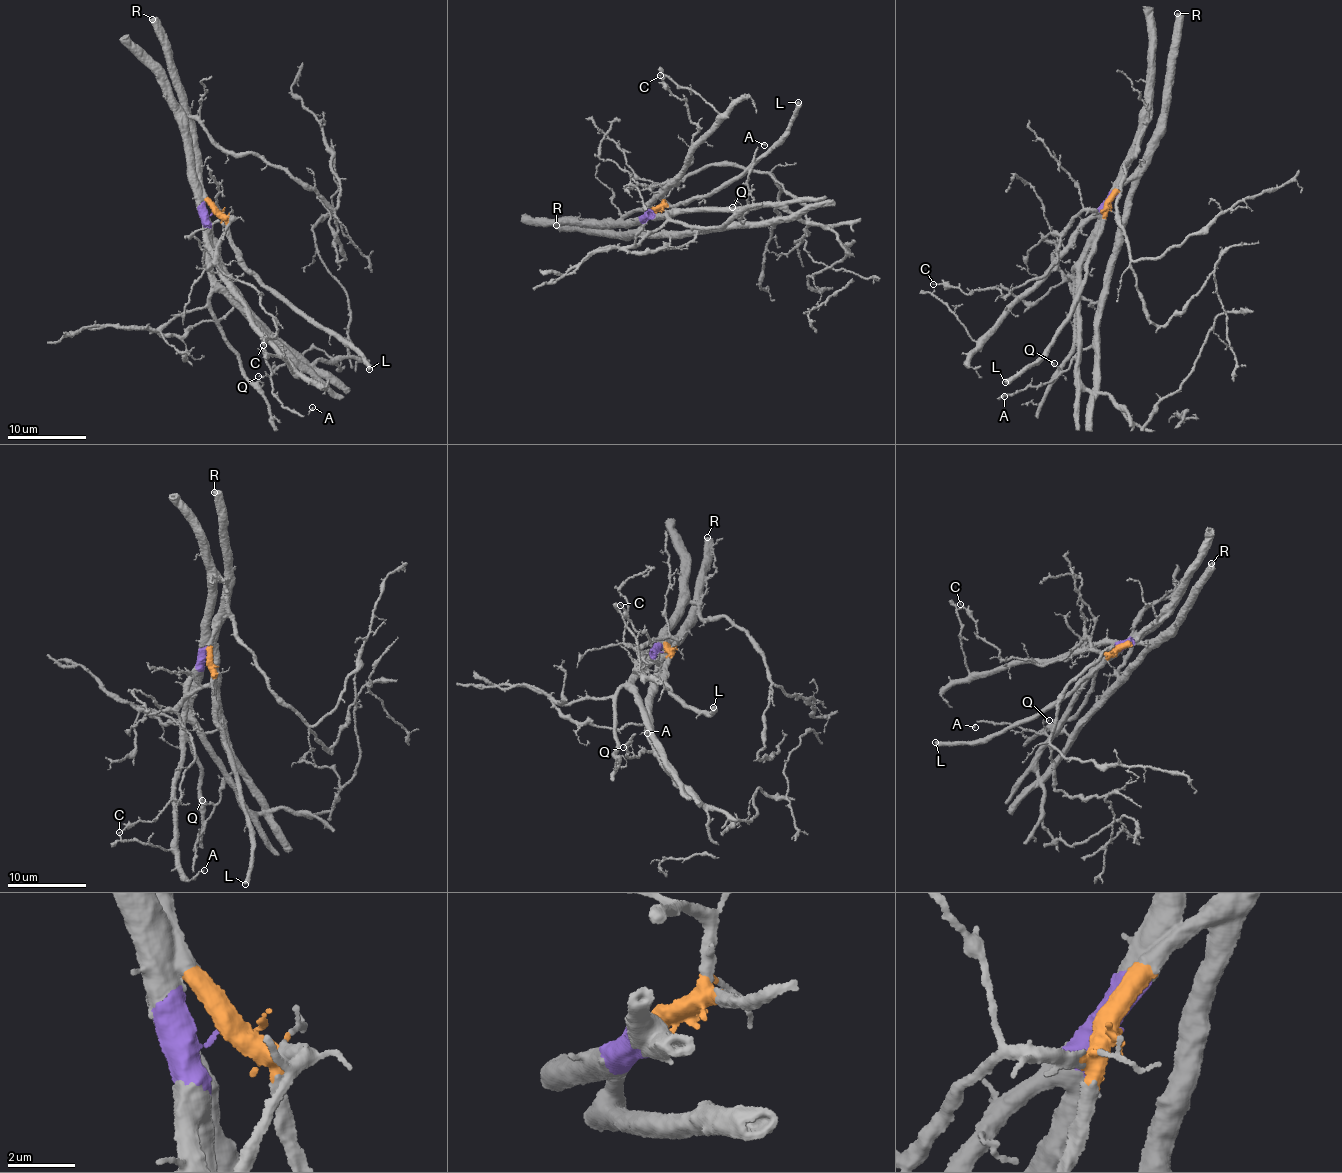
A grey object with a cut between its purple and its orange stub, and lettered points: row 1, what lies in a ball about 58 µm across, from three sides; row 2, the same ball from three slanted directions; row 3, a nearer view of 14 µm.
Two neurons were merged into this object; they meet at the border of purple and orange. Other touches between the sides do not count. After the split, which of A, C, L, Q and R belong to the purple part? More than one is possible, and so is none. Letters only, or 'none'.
none

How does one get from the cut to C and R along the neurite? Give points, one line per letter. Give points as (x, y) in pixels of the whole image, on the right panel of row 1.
C: (1111, 205), (1074, 218), (1057, 260), (1044, 276), (1008, 293), (997, 289), (963, 293), (933, 283)
R: (1111, 205), (1137, 170), (1159, 123), (1177, 12)

